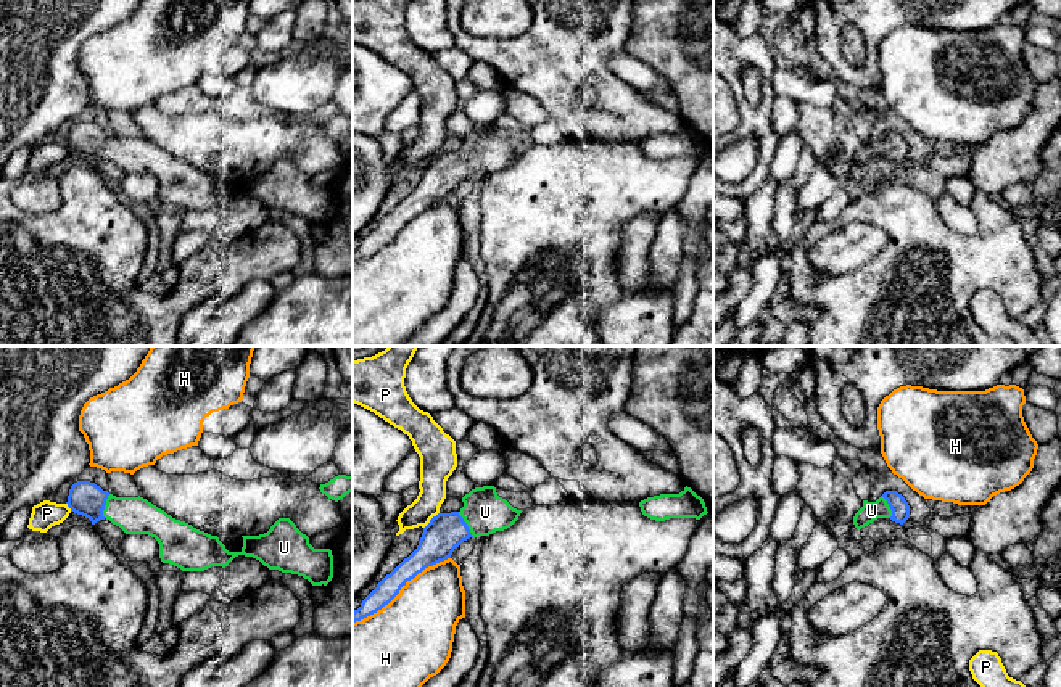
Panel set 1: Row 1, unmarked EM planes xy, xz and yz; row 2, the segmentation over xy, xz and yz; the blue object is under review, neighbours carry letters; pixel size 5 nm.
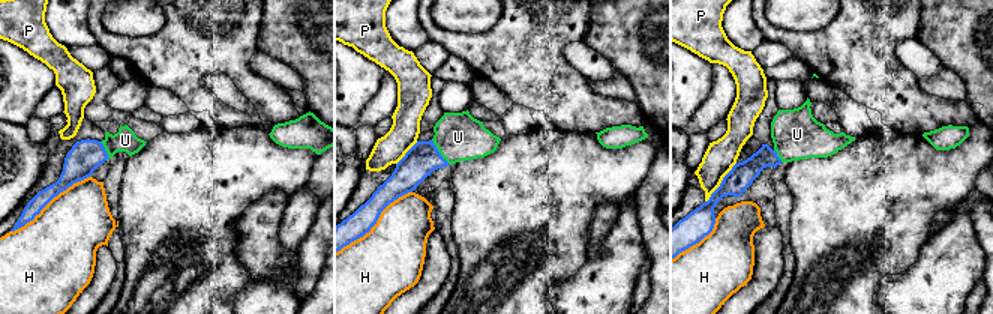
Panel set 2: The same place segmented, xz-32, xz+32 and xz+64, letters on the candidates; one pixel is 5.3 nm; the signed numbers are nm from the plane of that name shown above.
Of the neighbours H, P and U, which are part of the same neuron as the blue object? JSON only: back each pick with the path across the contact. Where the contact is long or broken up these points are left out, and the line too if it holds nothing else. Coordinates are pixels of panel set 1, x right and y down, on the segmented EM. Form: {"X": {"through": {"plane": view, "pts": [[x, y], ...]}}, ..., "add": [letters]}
{"U": {"through": {"plane": "xz", "pts": [[445, 531], [466, 525], [485, 512]]}}, "add": ["U"]}

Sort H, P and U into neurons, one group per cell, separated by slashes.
H / P / U

